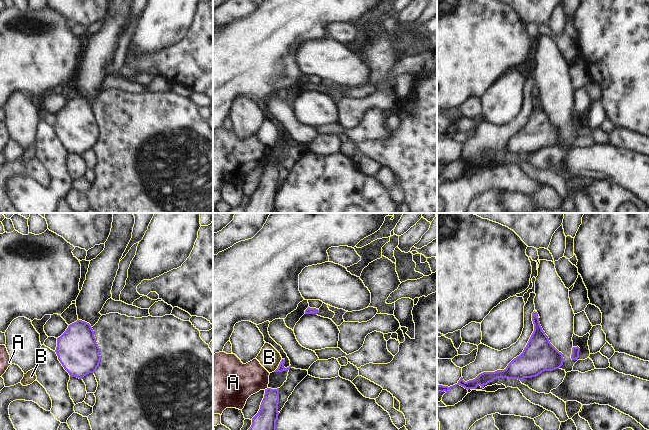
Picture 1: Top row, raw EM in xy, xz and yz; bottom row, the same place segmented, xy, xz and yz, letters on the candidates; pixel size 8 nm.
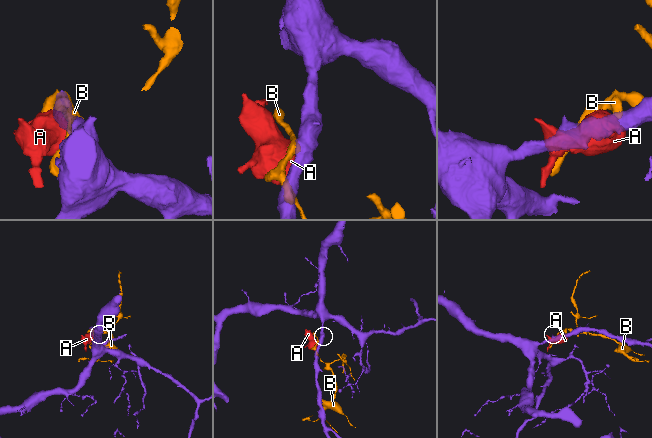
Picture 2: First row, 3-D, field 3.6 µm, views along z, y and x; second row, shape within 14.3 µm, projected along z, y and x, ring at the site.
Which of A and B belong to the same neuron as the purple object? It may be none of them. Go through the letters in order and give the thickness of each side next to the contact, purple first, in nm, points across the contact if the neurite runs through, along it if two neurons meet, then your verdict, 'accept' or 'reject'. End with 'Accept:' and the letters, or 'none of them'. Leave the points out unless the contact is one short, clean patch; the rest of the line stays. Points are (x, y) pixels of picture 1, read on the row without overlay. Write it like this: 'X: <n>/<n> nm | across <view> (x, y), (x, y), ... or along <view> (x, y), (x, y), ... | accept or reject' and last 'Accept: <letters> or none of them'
A: 180/320 nm | reject
B: 50/170 nm | reject
Accept: none of them

